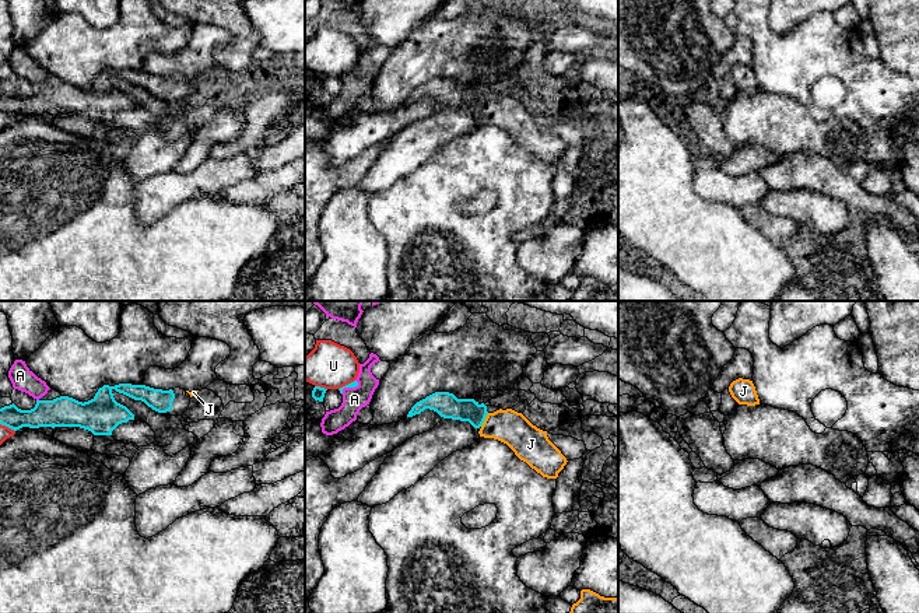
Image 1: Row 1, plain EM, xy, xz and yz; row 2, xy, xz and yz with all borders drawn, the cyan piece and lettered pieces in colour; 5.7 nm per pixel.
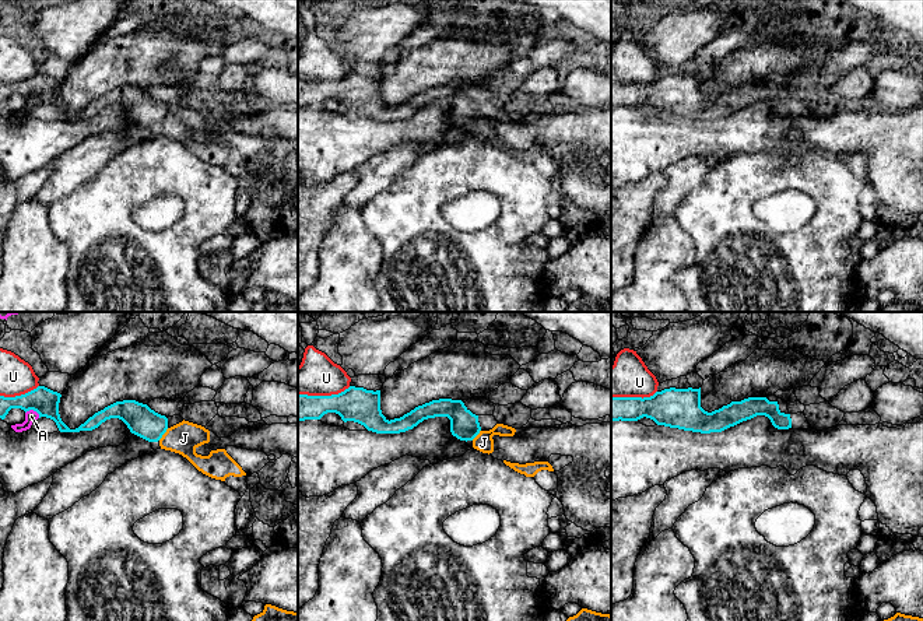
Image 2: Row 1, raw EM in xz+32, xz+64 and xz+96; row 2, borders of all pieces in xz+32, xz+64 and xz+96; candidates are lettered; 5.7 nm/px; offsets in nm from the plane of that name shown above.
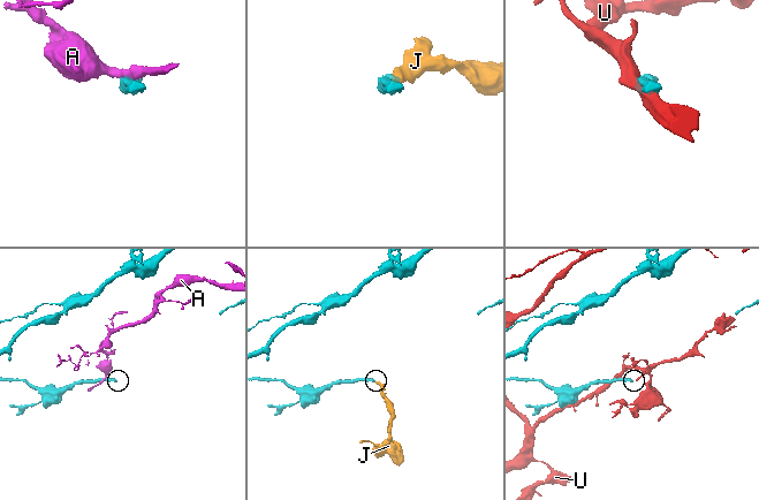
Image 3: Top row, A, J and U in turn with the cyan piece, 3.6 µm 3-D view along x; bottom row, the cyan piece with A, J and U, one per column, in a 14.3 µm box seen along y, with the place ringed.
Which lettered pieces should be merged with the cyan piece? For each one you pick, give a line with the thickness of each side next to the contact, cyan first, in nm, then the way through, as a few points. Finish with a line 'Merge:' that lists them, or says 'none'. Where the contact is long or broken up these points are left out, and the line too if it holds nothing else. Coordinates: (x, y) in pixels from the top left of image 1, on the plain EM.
J: 150/190 nm | across xz (446, 91), (467, 95), (484, 105), (493, 111), (508, 112)
Merge: J

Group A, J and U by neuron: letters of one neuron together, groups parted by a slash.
A / J / U

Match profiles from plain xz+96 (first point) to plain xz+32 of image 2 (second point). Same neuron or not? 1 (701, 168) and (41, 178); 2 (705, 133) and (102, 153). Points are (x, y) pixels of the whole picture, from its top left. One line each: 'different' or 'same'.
1: different
2: different

